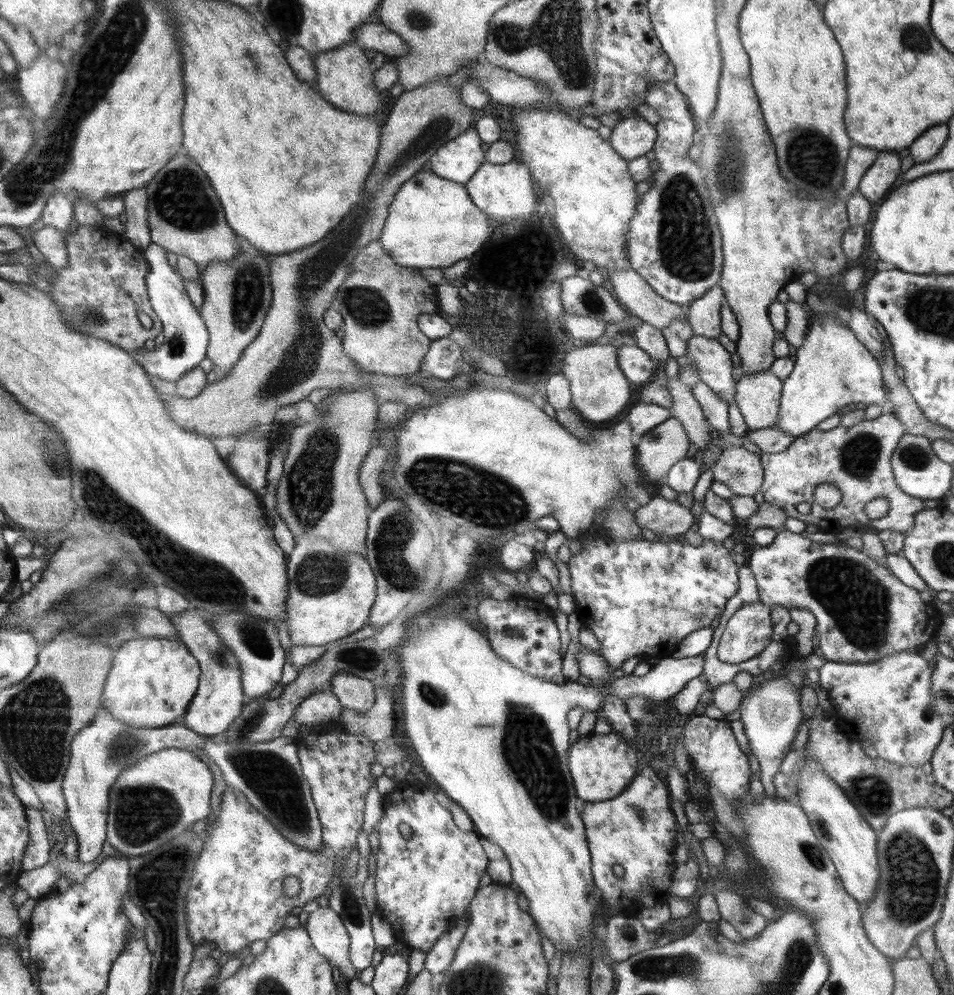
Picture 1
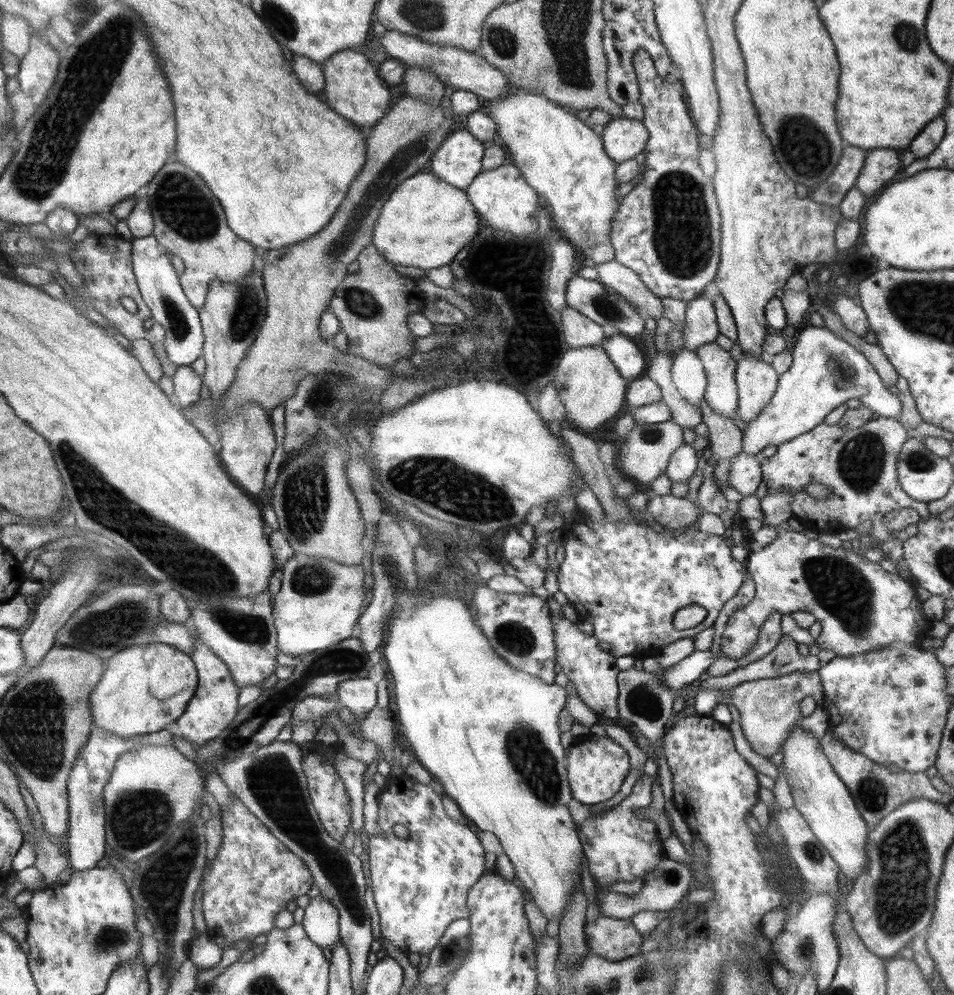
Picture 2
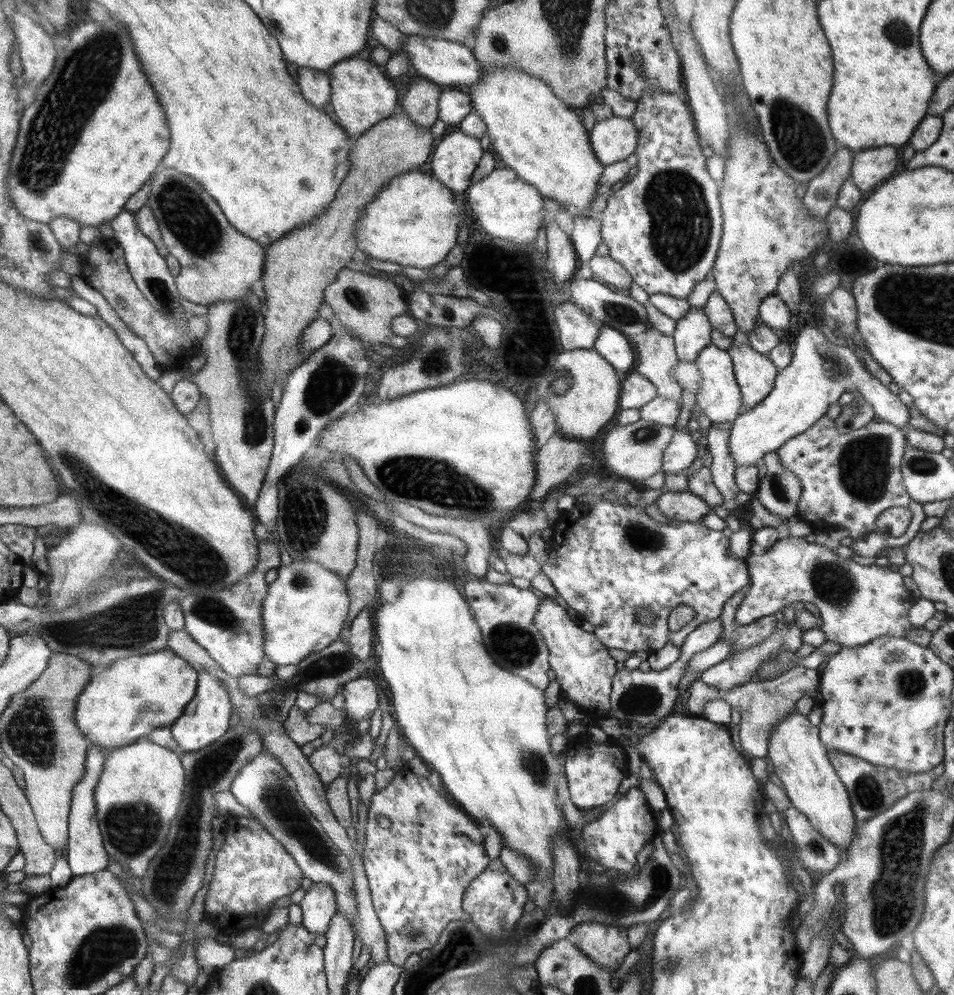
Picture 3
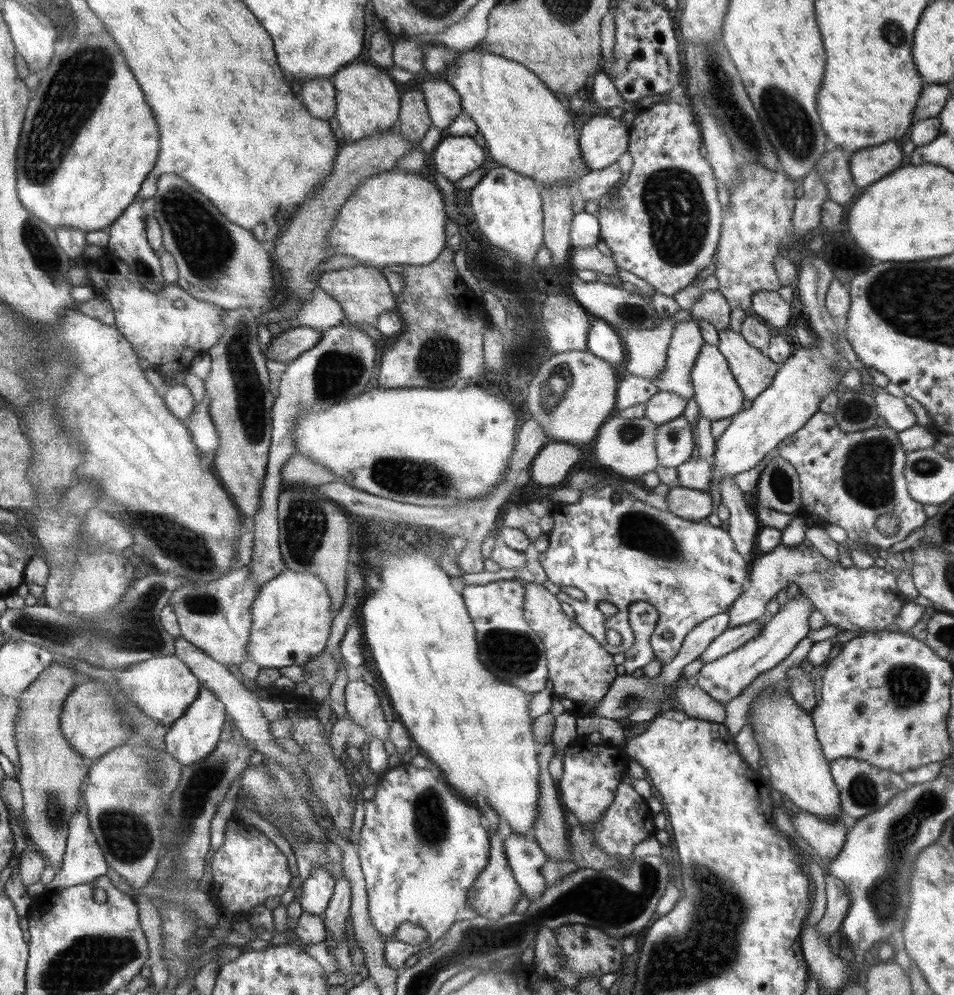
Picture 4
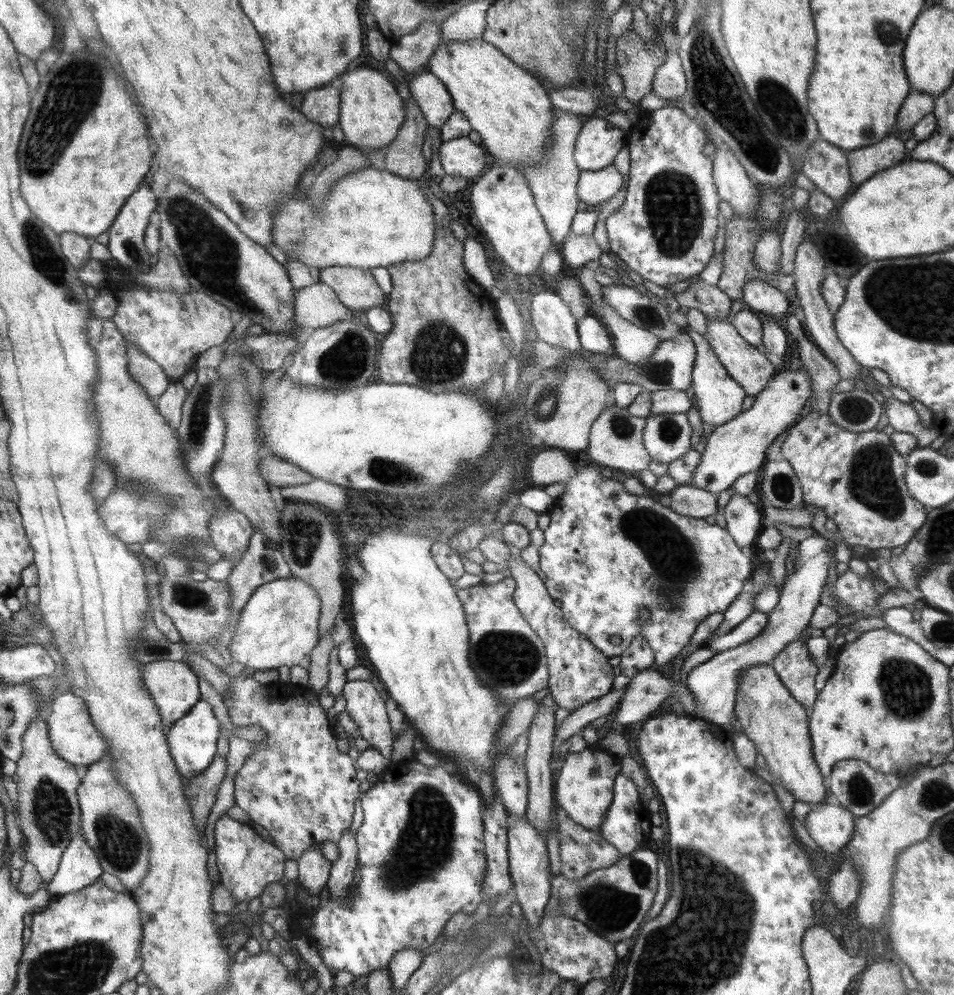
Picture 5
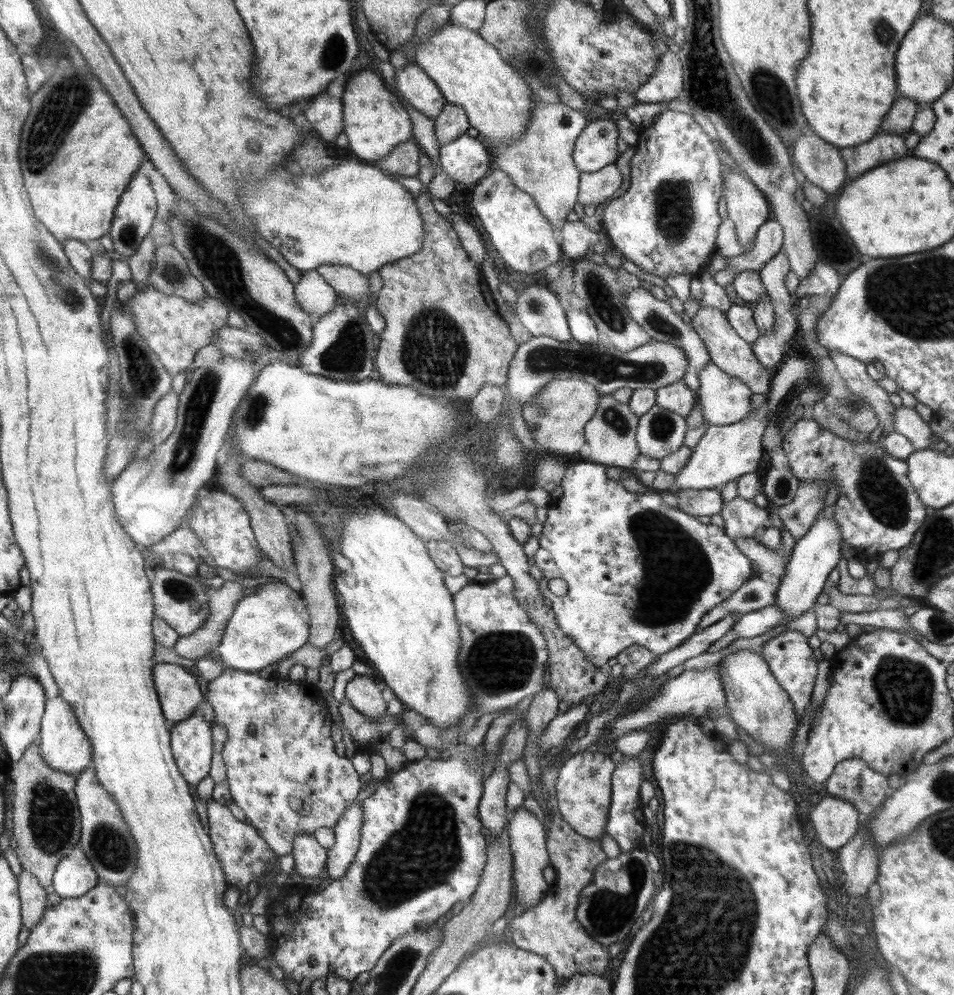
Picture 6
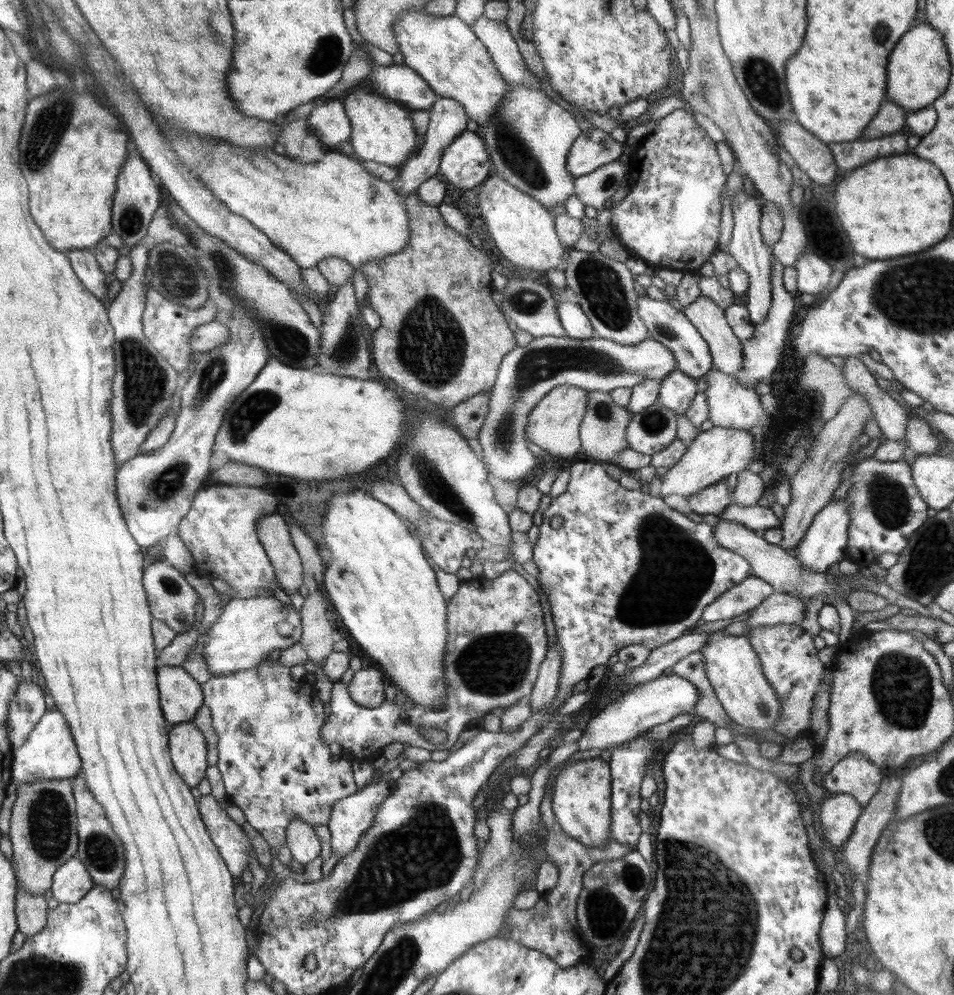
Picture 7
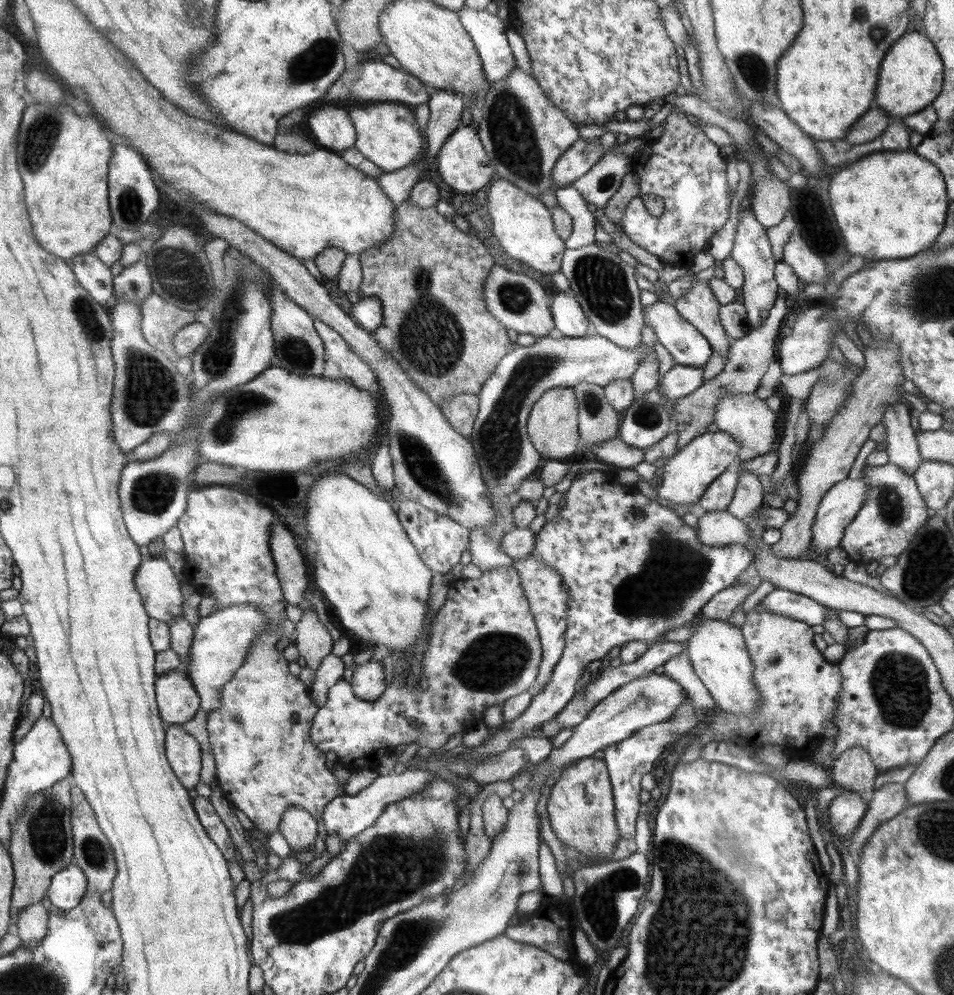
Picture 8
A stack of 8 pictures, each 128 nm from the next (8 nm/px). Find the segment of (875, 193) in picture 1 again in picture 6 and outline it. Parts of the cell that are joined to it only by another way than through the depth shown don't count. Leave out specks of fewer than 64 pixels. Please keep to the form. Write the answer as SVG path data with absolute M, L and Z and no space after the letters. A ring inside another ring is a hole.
M876 134L872 140L848 148L838 148L840 157L846 166L848 178L858 178L858 174L866 172L878 165L903 158L908 152L905 140L900 136Z

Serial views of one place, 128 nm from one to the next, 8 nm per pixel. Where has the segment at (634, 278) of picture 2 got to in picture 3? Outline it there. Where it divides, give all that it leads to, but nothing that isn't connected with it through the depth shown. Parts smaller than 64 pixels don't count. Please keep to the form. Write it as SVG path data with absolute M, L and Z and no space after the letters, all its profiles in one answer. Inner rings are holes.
M594 255L586 265L590 266L590 270L592 270L596 280L606 283L614 290L630 290L631 282L633 281L632 276L626 272L624 266L609 255Z

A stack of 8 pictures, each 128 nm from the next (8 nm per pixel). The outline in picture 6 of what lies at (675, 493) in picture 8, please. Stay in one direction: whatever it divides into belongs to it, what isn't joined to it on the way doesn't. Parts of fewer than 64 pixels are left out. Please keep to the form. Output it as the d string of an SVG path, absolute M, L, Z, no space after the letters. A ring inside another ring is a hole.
M774 408L767 414L753 411L736 424L709 425L706 433L692 449L686 465L676 473L675 481L669 491L720 489L730 480L749 472L757 472L762 456L762 434L766 431L774 412Z

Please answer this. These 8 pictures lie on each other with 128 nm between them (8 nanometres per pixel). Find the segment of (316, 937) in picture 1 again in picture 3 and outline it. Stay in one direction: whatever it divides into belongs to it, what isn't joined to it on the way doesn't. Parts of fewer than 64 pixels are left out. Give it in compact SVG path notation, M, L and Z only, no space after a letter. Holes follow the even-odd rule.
M313 882L299 905L303 912L301 925L310 934L326 936L328 923L337 911L334 889L324 882Z

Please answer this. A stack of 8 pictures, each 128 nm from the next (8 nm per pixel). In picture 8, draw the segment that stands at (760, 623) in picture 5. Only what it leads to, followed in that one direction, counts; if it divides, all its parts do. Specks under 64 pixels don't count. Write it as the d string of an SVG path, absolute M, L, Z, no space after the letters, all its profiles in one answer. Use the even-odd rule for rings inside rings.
M775 588L766 595L761 604L768 611L801 620L809 624L810 627L822 625L822 622L828 618L828 615L826 615L829 610L828 607L817 603L808 595L798 594L786 589Z

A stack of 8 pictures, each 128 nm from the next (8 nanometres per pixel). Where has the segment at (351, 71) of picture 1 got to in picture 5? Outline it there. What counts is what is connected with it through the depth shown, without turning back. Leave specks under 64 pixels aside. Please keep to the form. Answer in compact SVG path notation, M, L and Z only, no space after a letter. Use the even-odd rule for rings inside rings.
M358 68L342 76L339 120L344 138L350 146L362 151L379 152L388 148L404 122L404 102L393 86L394 80L384 78L376 70Z

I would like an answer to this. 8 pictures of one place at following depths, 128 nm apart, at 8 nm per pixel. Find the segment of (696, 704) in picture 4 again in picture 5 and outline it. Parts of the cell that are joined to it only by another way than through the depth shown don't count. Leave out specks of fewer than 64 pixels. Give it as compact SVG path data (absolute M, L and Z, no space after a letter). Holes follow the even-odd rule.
M649 667L638 672L638 674L630 678L630 682L628 682L625 688L624 697L622 697L622 701L618 703L618 707L616 707L613 717L608 718L608 724L604 725L602 729L597 731L598 738L601 742L605 740L606 734L611 732L609 727L611 720L618 722L618 724L634 724L634 722L640 721L644 722L646 718L650 718L658 713L659 708L664 705L664 700L666 700L668 696L675 696L678 698L688 716L692 716L692 714L694 714L694 709L696 709L696 706L694 706L694 698L692 698L692 694L688 692L685 683L683 681L678 683L668 680L658 672L656 667Z

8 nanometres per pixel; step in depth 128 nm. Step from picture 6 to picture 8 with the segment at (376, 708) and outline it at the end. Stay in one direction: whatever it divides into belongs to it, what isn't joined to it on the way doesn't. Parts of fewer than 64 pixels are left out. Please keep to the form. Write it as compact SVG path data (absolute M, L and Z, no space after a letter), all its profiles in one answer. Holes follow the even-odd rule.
M365 657L355 665L350 680L354 695L363 701L374 701L386 690L386 674L381 661Z

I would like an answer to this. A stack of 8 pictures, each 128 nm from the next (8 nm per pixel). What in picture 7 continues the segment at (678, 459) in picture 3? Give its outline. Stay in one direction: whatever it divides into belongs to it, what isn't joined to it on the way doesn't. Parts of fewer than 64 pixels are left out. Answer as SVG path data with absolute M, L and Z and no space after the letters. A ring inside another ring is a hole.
M657 401L638 413L631 413L626 429L628 448L653 455L672 444L677 428L676 413Z

